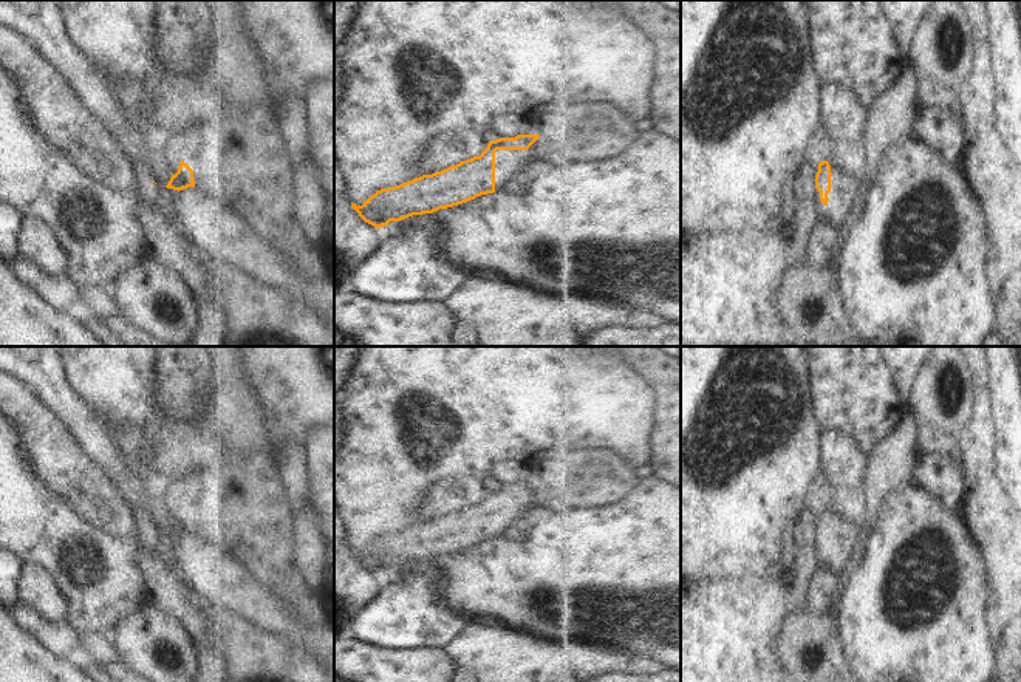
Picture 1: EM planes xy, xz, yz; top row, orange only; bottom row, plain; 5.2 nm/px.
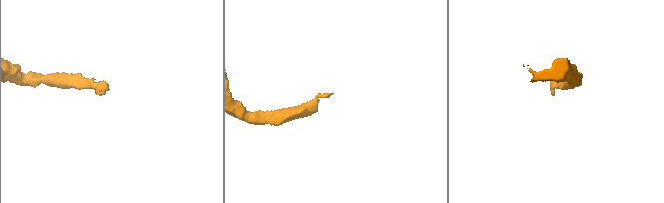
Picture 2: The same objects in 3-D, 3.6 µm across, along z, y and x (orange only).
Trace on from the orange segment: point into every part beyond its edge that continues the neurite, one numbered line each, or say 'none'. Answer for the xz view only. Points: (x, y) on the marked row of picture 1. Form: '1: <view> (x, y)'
none.

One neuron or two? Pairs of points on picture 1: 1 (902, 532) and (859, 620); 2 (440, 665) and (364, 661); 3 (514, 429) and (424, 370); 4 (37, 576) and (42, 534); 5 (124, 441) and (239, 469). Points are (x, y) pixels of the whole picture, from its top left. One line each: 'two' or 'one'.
1: one
2: one
3: one
4: two
5: two

